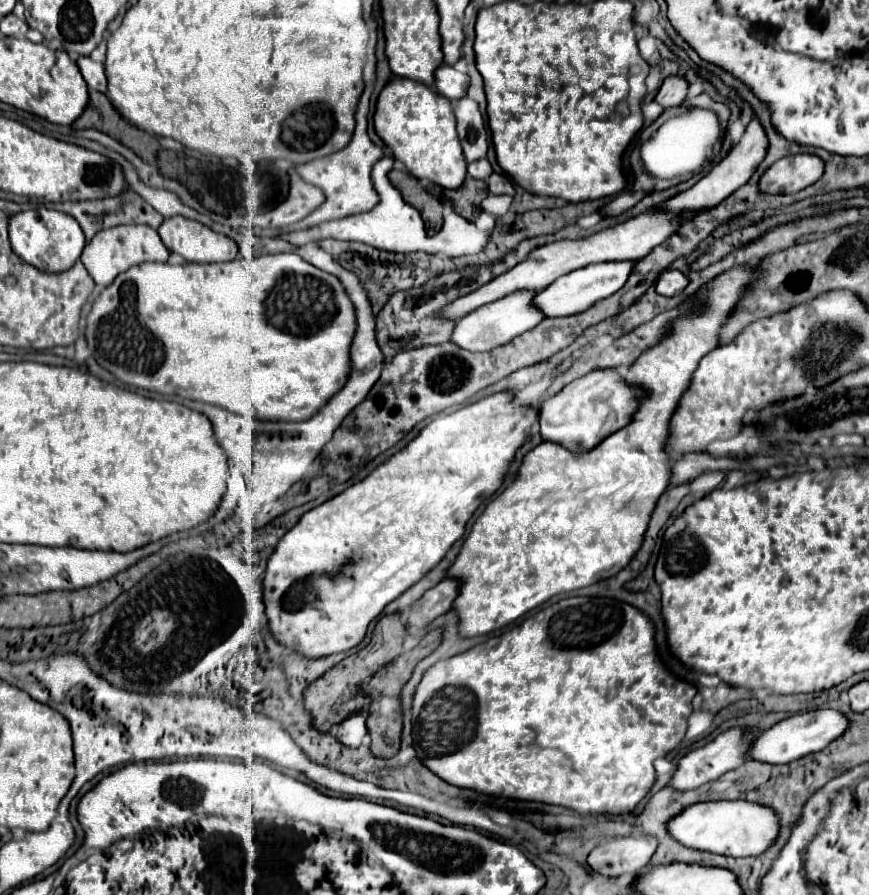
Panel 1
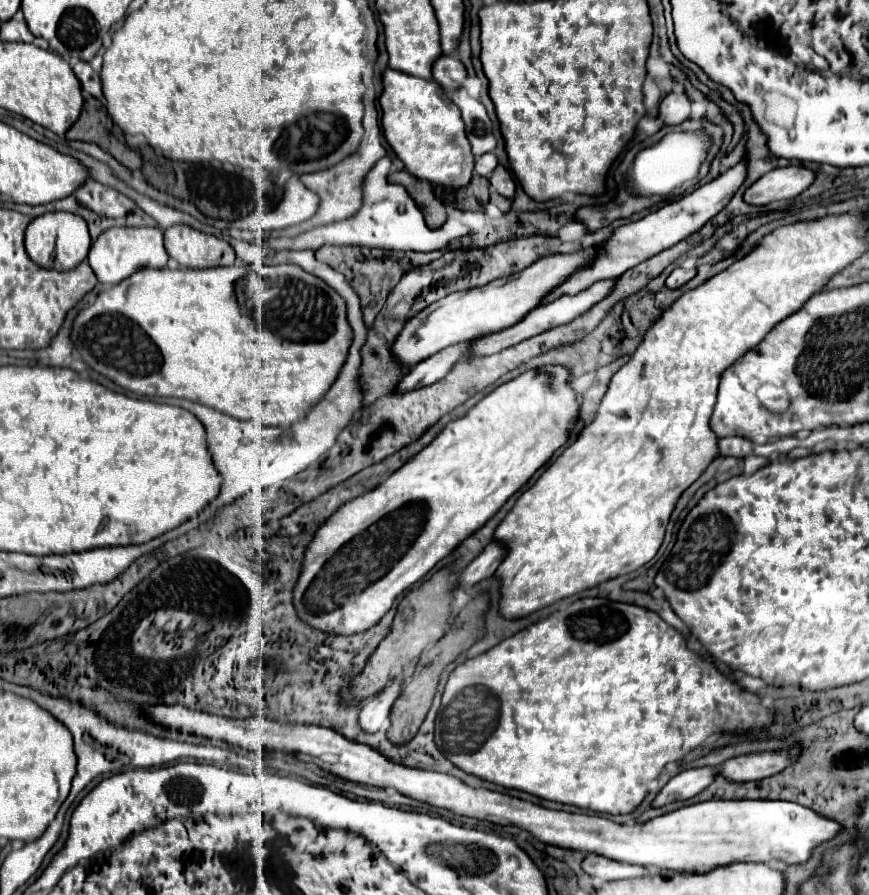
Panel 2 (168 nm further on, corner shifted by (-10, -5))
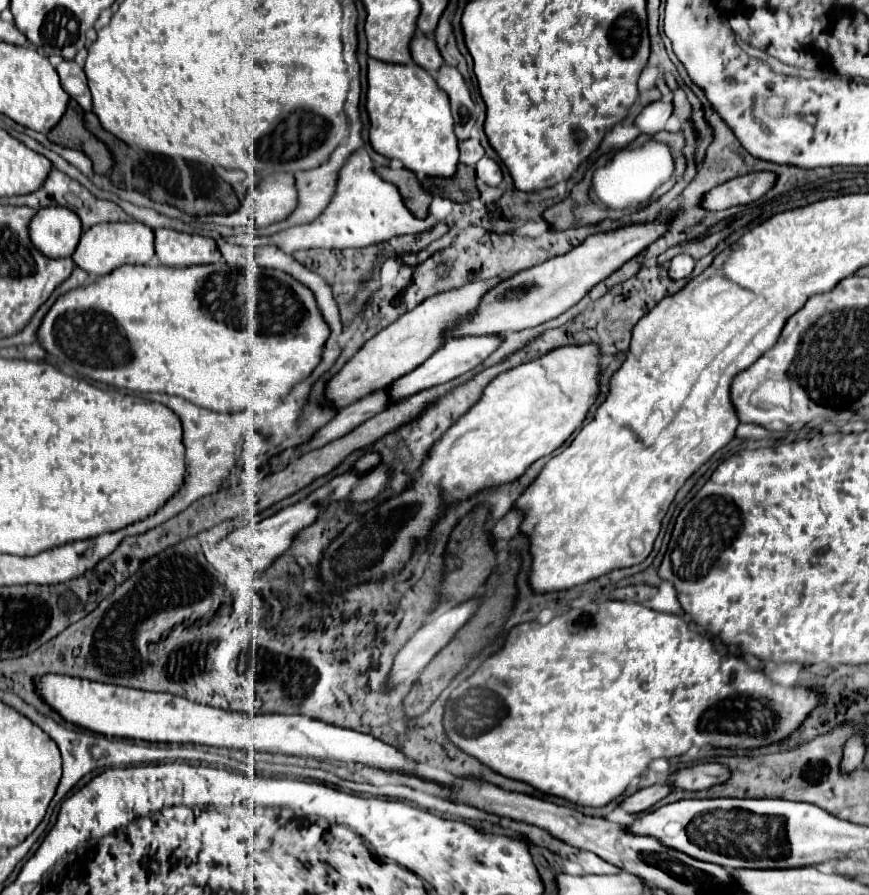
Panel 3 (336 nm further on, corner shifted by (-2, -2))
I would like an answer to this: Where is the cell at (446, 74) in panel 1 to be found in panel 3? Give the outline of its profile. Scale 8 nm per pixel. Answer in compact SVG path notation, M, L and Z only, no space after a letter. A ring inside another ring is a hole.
M419 31L415 33L415 37L411 41L411 57L419 67L423 67L433 77L437 75L437 71L443 65L443 57L441 57L435 41L431 37L421 35Z

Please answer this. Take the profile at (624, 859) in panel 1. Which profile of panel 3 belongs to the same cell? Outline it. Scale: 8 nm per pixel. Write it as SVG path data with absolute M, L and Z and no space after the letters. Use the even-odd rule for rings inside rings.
M579 851L573 855L573 861L577 861L585 873L589 875L609 875L609 873L619 873L619 869L615 865L609 865L607 861L601 861L595 853L589 851Z

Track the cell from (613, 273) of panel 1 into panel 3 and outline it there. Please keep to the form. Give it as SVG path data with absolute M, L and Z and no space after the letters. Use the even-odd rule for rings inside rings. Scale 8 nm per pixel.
M465 335L465 337L453 337L449 339L441 349L437 349L427 361L423 361L417 369L413 369L411 373L403 375L401 379L397 379L393 383L393 401L405 399L417 391L441 385L445 381L451 381L471 369L475 369L477 365L481 365L499 345L501 345L503 337L501 335Z

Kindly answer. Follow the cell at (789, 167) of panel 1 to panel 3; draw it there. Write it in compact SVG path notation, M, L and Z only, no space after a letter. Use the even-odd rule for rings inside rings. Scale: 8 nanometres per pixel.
M771 171L741 175L709 191L709 195L705 195L703 205L709 211L721 211L735 205L747 205L761 199L775 185L775 181L777 181L777 175Z

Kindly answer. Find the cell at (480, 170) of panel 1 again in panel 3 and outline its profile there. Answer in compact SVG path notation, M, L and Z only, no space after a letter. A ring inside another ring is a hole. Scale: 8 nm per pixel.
M467 139L467 141L463 141L463 143L459 145L459 151L461 151L459 161L465 163L465 165L471 165L471 167L475 167L477 161L485 155L479 139Z

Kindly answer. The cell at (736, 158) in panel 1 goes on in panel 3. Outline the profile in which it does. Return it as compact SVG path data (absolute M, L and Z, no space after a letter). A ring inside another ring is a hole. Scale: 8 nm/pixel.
M673 211L659 213L655 219L645 223L635 223L627 227L619 227L615 231L597 233L587 237L581 245L571 249L565 255L553 257L533 269L521 271L509 279L505 279L501 285L493 287L487 295L481 307L477 309L475 317L465 321L465 325L459 325L453 331L453 337L463 335L491 335L491 333L507 333L507 331L521 331L527 327L537 327L545 321L551 321L571 309L585 293L607 279L611 273L615 273L619 267L623 267L629 259L643 253L647 245L655 243L661 233L669 229L669 221L673 221Z

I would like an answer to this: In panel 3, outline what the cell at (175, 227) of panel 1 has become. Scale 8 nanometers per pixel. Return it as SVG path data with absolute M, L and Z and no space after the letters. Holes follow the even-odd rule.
M175 229L155 231L155 251L167 267L189 267L221 261L221 251L211 237L189 235Z

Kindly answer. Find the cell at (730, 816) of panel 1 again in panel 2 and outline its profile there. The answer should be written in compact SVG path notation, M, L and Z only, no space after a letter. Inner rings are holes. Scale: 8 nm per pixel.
M159 704L157 708L143 708L145 718L153 724L159 724L169 730L195 734L203 738L221 740L257 754L281 752L293 754L303 762L313 762L325 772L331 772L339 778L369 784L377 788L395 788L403 796L447 808L453 814L471 816L477 820L489 820L495 824L511 824L531 832L545 844L553 844L569 850L585 850L601 856L609 856L617 862L639 864L639 866L657 866L673 872L707 872L715 866L725 866L731 862L787 862L787 864L805 864L813 850L829 840L833 840L843 826L835 820L805 808L793 802L779 800L707 800L691 806L677 808L673 812L661 814L641 824L617 824L609 818L589 816L589 814L569 814L559 810L547 810L531 802L513 798L509 794L491 792L487 788L471 788L455 776L409 768L397 764L375 748L357 744L355 740L345 740L339 732L317 724L299 724L299 722L281 722L269 720L265 714L257 714L245 720L233 720L227 716L207 714L185 706Z

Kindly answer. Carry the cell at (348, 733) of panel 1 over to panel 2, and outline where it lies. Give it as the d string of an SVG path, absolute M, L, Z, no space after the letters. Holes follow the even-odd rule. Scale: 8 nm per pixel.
M393 680L389 686L385 686L385 690L381 690L379 694L367 698L361 706L361 728L365 732L379 732L385 730L389 726L389 716L391 716L391 706L397 700L397 696L401 694L405 682Z

